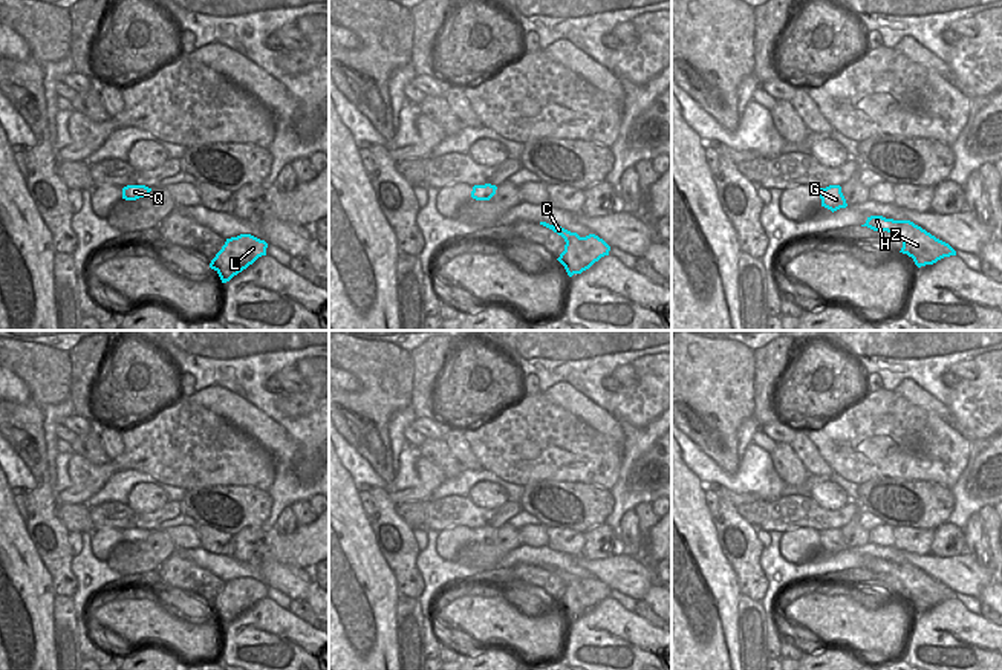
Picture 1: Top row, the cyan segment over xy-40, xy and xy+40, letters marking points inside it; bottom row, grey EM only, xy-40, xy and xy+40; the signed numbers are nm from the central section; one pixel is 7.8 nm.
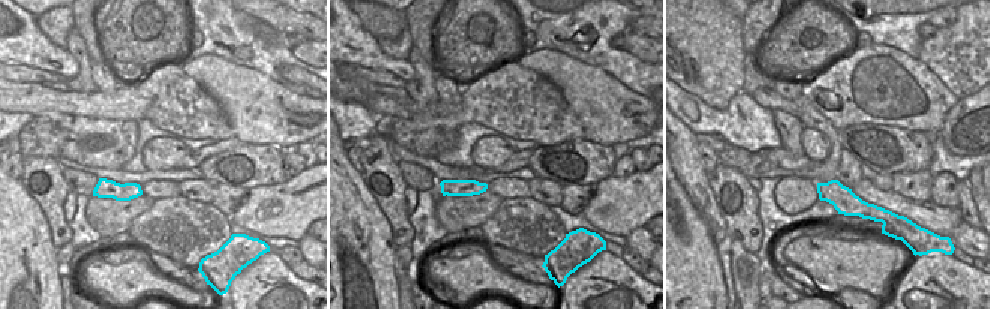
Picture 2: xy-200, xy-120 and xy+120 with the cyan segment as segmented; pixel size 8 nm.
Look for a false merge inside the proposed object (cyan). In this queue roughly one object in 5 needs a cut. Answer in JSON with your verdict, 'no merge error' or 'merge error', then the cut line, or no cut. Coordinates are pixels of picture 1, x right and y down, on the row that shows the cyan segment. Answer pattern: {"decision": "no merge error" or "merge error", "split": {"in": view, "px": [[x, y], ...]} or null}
{"decision": "merge error", "split": {"in": "xy", "px": [[579, 236], [566, 243]]}}

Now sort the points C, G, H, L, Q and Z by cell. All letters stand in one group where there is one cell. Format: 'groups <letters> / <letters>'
groups C G H Q Z / L

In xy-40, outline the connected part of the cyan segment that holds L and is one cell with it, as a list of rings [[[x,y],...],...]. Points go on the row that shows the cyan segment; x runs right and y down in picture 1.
[[[251,234],[226,239],[222,249],[211,260],[210,268],[219,274],[222,283],[226,283],[259,257],[266,255],[266,248],[268,243],[265,240]]]

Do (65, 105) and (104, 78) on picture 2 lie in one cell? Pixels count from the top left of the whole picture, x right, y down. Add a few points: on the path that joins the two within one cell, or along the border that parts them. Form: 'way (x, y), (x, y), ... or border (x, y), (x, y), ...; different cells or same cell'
border (120, 80), (108, 92), (98, 90); different cells

